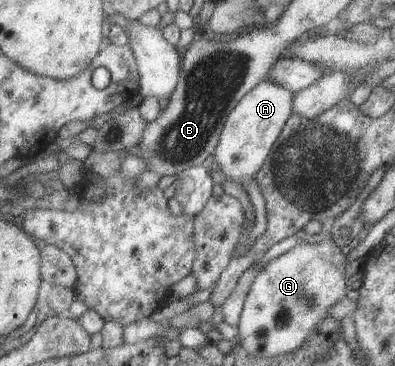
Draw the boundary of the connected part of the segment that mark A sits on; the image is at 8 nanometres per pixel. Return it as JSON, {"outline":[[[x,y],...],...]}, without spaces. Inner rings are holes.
{"outline":[[[267,79],[251,88],[229,112],[217,145],[213,150],[213,168],[220,170],[226,179],[242,183],[253,179],[267,154],[271,144],[277,139],[281,128],[291,115],[293,94],[279,84]]]}

